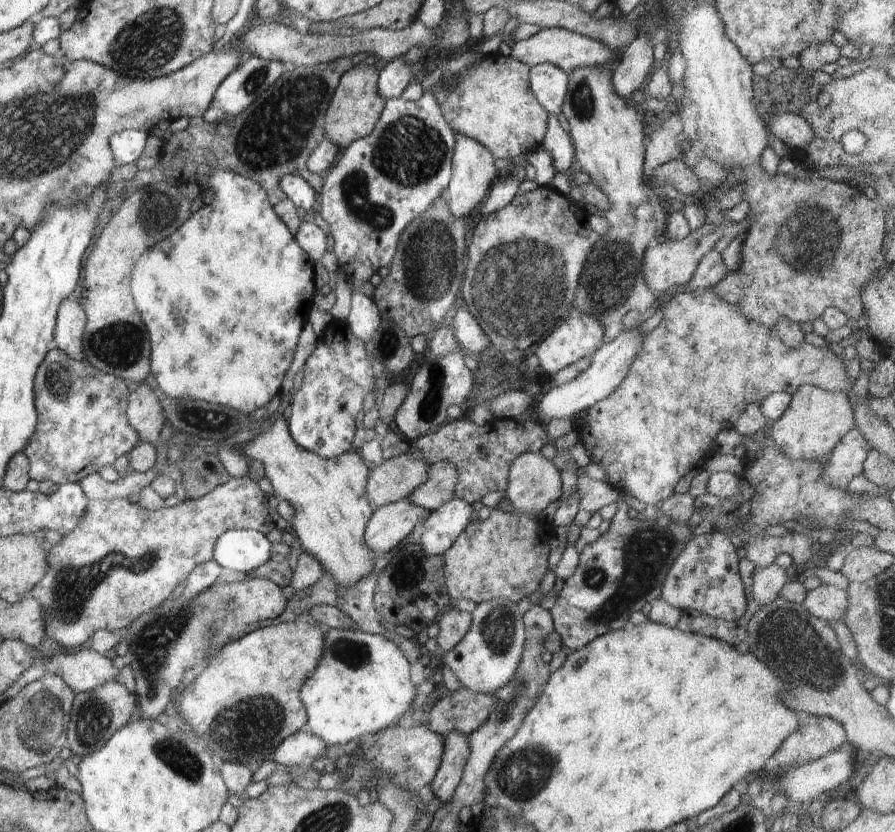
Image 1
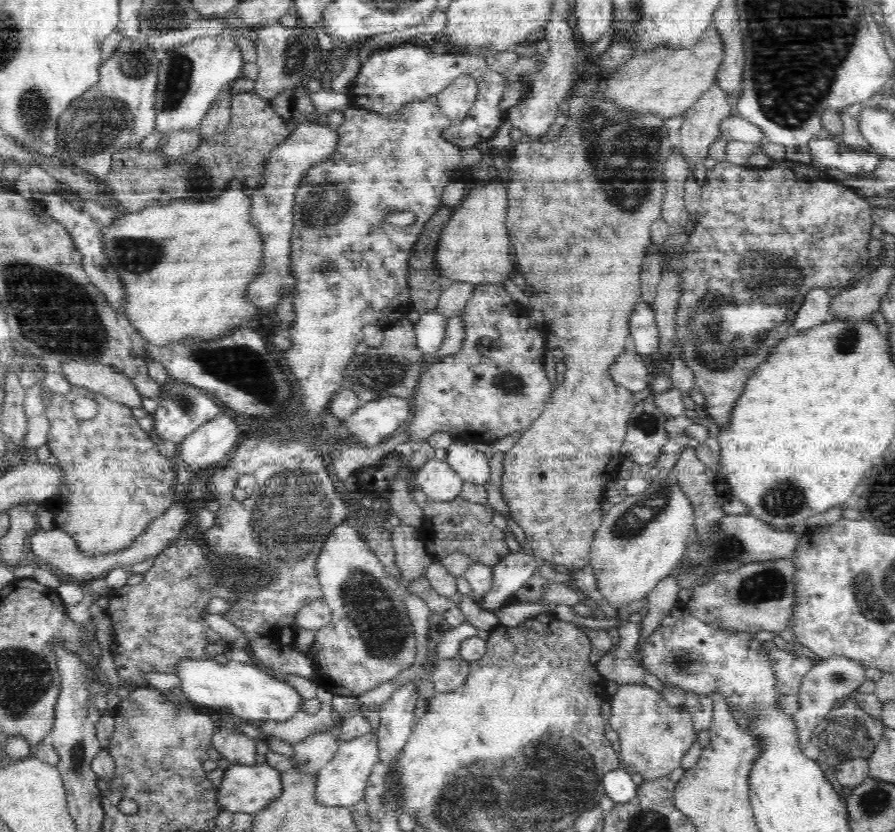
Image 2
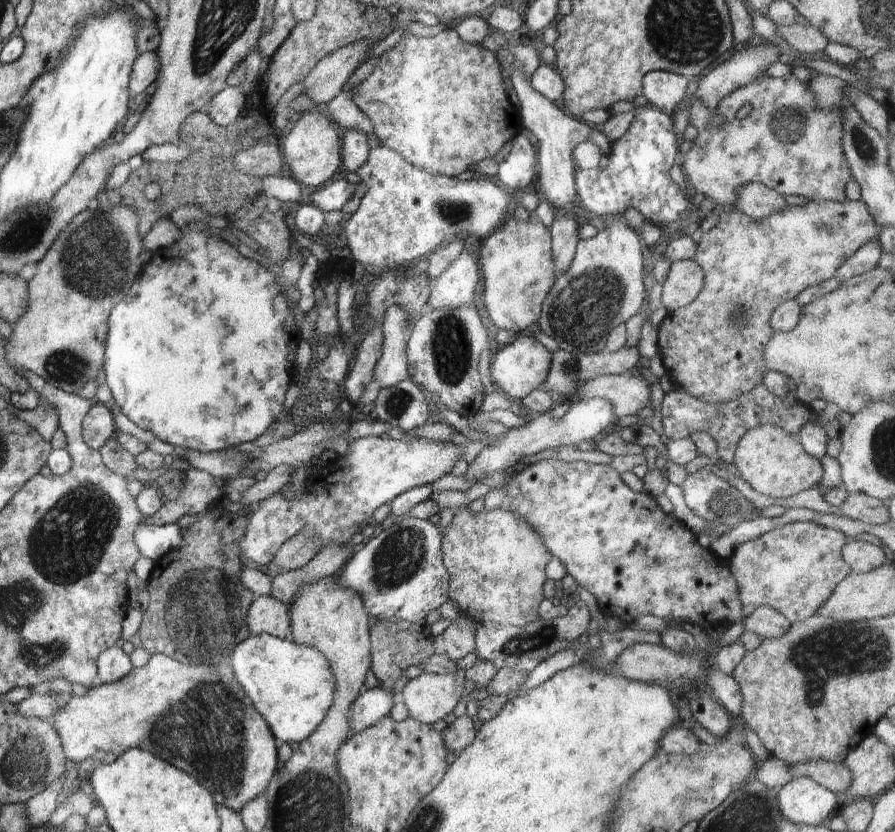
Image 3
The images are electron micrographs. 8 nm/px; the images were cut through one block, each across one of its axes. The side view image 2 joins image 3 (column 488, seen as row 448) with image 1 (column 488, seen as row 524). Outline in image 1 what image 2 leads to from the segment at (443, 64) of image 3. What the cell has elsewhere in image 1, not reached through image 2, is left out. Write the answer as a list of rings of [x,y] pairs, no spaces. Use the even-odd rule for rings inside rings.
[[[498,51],[494,54],[484,55],[478,64],[468,68],[458,84],[450,90],[442,84],[442,80],[432,86],[438,106],[448,126],[454,132],[460,132],[462,136],[468,136],[482,144],[493,158],[516,158],[516,156],[528,156],[542,148],[549,113],[542,108],[536,100],[529,84],[531,67],[515,60],[512,56],[504,56]]]

